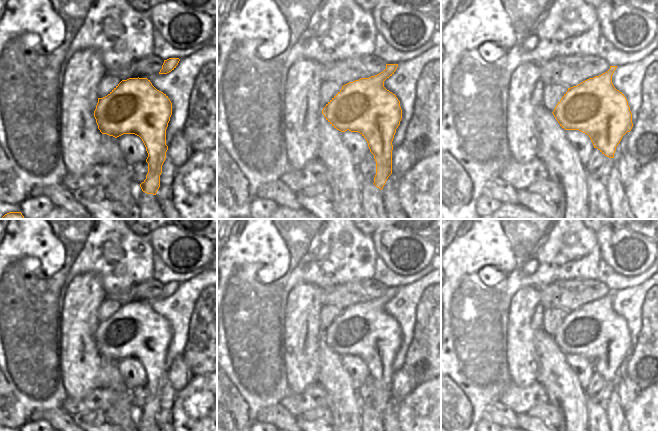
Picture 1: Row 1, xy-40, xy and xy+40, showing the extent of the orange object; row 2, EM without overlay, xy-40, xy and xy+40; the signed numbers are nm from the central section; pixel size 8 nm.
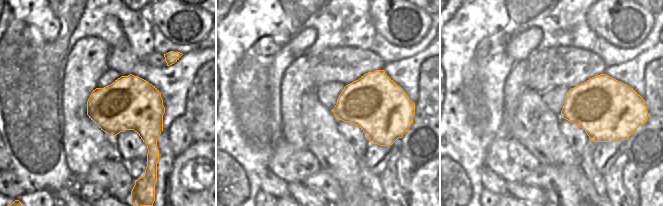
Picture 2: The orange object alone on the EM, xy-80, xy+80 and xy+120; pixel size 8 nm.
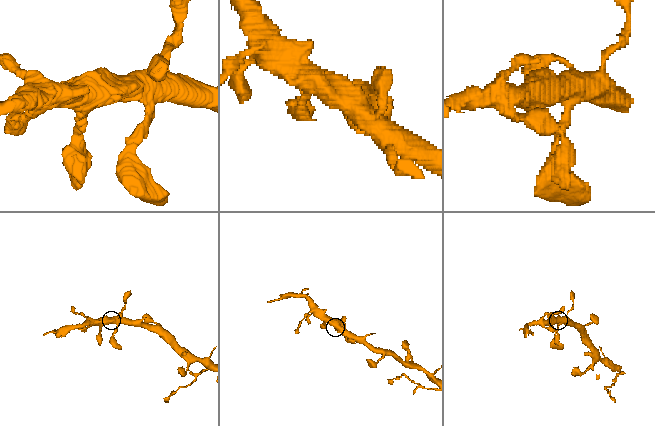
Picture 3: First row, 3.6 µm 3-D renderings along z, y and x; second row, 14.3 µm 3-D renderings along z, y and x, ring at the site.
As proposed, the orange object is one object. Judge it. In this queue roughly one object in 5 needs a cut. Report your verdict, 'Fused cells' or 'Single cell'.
Single cell

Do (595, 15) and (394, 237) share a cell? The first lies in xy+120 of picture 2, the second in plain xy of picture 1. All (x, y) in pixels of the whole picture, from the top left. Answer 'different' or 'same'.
same

